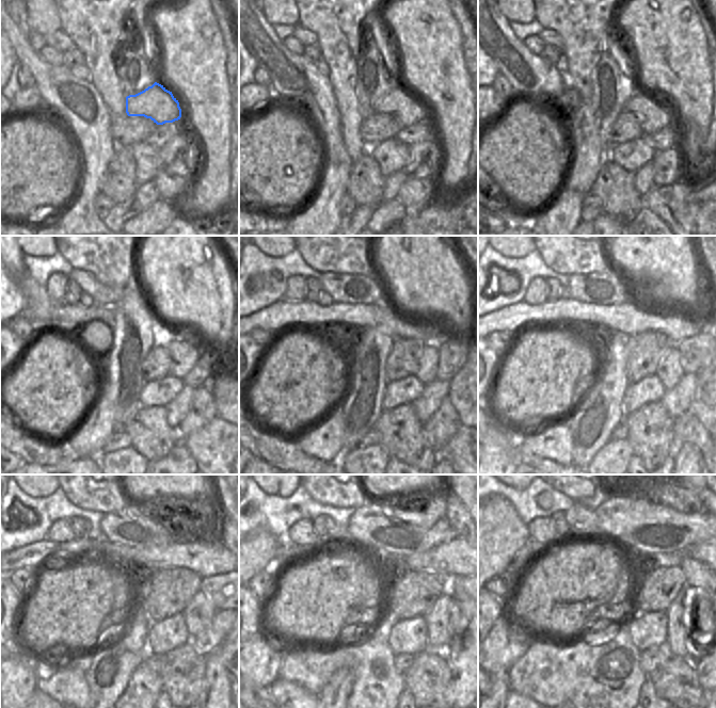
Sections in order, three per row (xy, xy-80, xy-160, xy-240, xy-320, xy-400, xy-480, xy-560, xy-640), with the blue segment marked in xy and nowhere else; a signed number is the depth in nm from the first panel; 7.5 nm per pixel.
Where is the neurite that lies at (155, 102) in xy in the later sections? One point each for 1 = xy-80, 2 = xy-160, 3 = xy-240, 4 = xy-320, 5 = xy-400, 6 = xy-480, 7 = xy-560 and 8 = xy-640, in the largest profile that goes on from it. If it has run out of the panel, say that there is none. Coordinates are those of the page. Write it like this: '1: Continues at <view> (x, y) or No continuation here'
1: Continues at xy-80 (398, 102)
2: Continues at xy-160 (655, 116)
3: Continues at xy-240 (185, 353)
4: Continues at xy-320 (427, 372)
5: Continues at xy-400 (669, 371)
6: Continues at xy-480 (197, 615)
7: Continues at xy-560 (438, 625)
8: Continues at xy-640 (681, 618)

